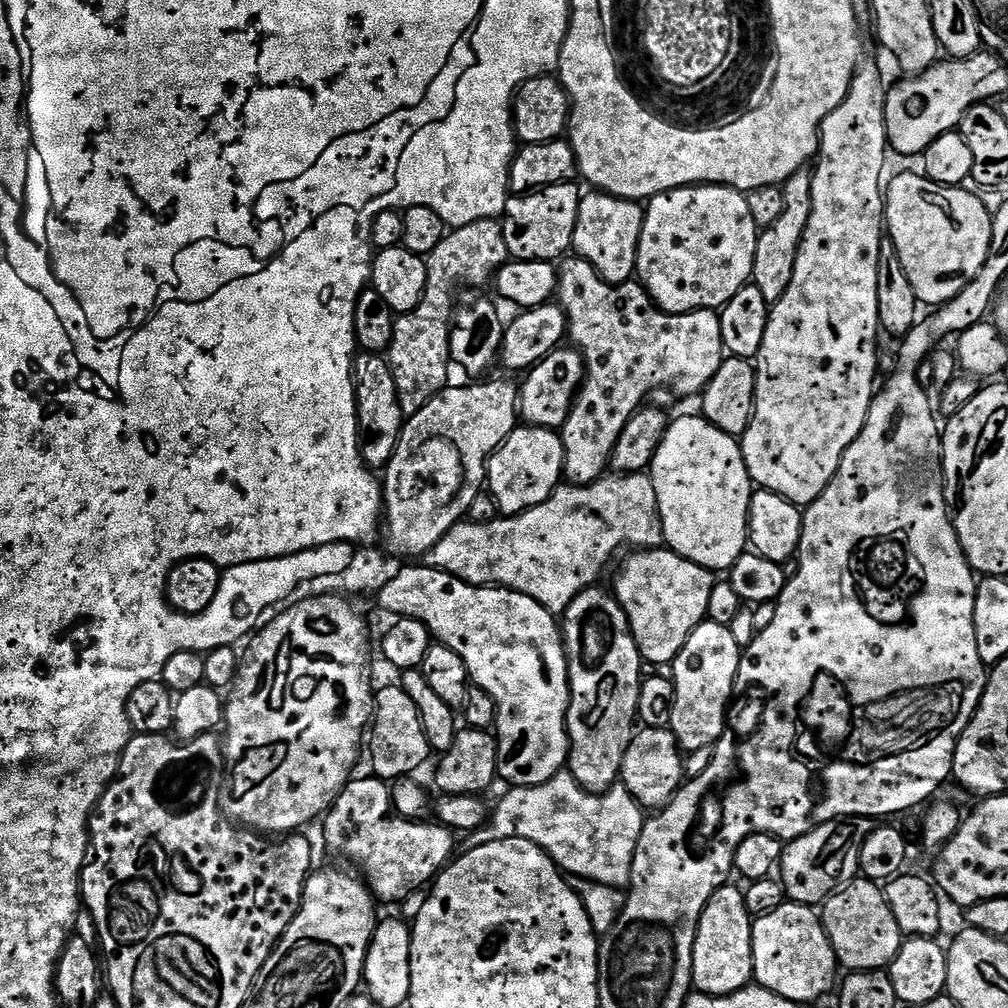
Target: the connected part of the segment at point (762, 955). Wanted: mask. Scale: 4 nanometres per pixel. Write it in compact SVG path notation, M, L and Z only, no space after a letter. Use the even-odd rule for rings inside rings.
M786 902L770 914L755 917L752 921L752 945L754 946L754 980L759 987L770 990L790 1002L798 1002L801 1006L808 1006L815 1000L822 999L832 987L832 991L837 987L838 965L834 946L830 946L824 921L815 907Z

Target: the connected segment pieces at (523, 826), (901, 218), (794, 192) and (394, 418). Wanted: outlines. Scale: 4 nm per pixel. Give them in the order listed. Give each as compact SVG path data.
M565 770L550 782L532 787L514 786L506 791L496 808L493 807L488 823L459 841L460 852L470 853L504 838L524 838L538 845L567 875L621 890L631 885L633 858L646 812L622 782L609 792L588 792Z
M900 172L893 180L891 177L887 181L884 193L886 236L894 242L902 270L906 270L906 278L910 278L910 286L914 286L914 294L921 305L939 306L962 294L962 290L978 278L982 266L986 266L992 237L992 212L975 196L975 191L967 192L964 186L935 184L927 176L916 172Z
M808 168L798 170L782 186L784 205L782 215L774 226L763 229L754 250L754 270L750 283L758 286L762 298L766 298L769 306L778 302L782 294L786 294L786 286L790 286L790 278L794 278L794 262L798 262L798 246L802 246L802 234L806 234L806 222L812 209L812 173Z
M380 354L357 355L354 365L356 378L356 405L358 406L358 426L360 427L360 453L369 468L383 470L400 441L400 431L406 419L398 402L398 386L394 386L394 374L387 359Z

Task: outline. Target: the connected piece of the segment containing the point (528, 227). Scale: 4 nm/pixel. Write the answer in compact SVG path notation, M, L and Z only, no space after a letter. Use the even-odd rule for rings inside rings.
M576 182L552 184L549 188L535 192L509 195L502 223L508 255L512 260L556 262L565 255L564 251L572 248L574 226L578 222L578 206L582 195L582 189L578 185Z

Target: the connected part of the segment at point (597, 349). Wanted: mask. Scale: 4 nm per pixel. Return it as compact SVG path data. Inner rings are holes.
M579 258L571 259L565 259L558 268L558 303L568 319L567 339L583 356L585 373L580 392L559 433L564 447L564 476L572 479L569 481L573 485L587 486L596 483L609 471L612 451L618 438L622 438L622 430L626 430L626 422L645 407L647 400L644 399L651 392L673 388L680 396L699 397L710 378L718 374L718 366L722 366L726 353L719 311L703 308L675 316L661 310L643 284L608 284L598 275L593 264Z

